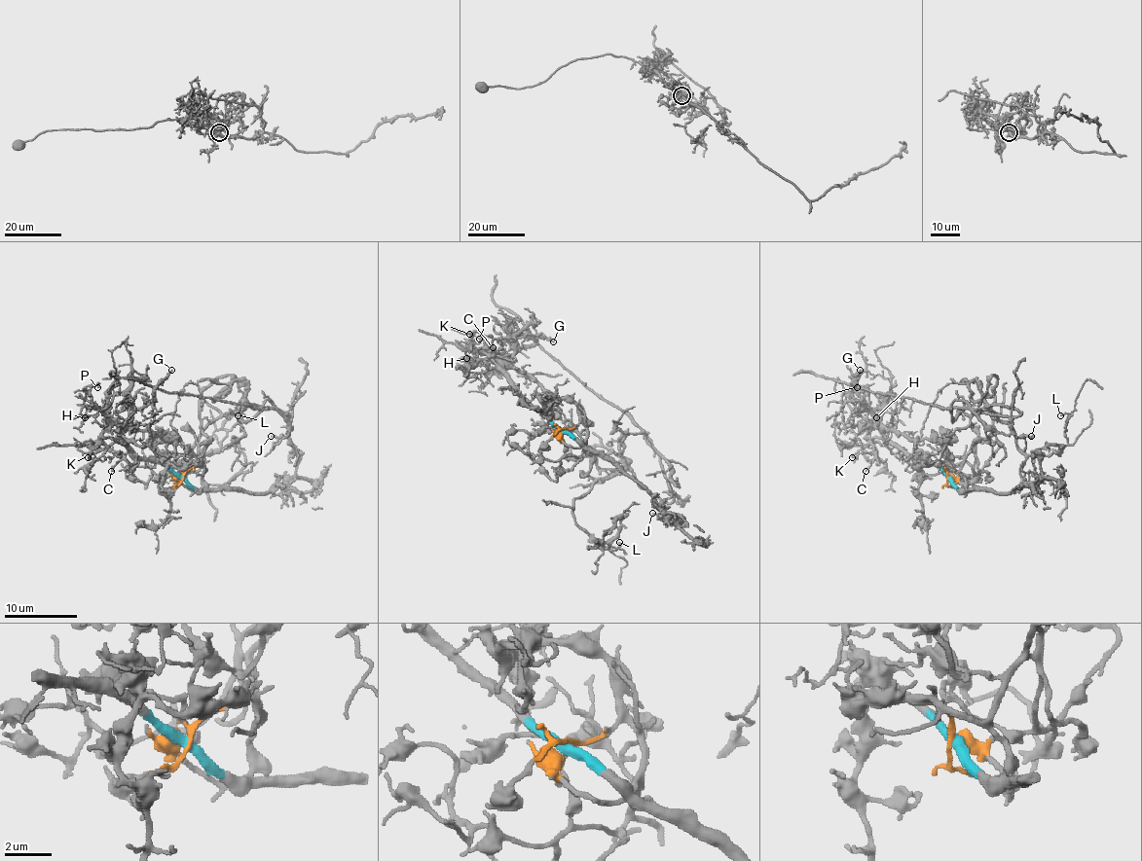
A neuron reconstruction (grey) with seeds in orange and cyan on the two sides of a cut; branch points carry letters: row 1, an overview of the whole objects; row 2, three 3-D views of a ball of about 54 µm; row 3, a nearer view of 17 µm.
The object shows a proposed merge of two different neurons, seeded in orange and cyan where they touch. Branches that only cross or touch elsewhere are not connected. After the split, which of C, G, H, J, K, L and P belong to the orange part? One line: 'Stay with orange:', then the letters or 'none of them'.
Stay with orange: J, L

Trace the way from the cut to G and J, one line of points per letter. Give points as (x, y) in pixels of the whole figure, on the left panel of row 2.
G: (182, 478), (162, 464), (142, 459), (122, 437), (129, 417), (153, 397), (171, 370)
J: (182, 478), (207, 439), (201, 422), (203, 419), (253, 405), (272, 407), (291, 417), (286, 436), (272, 436)

